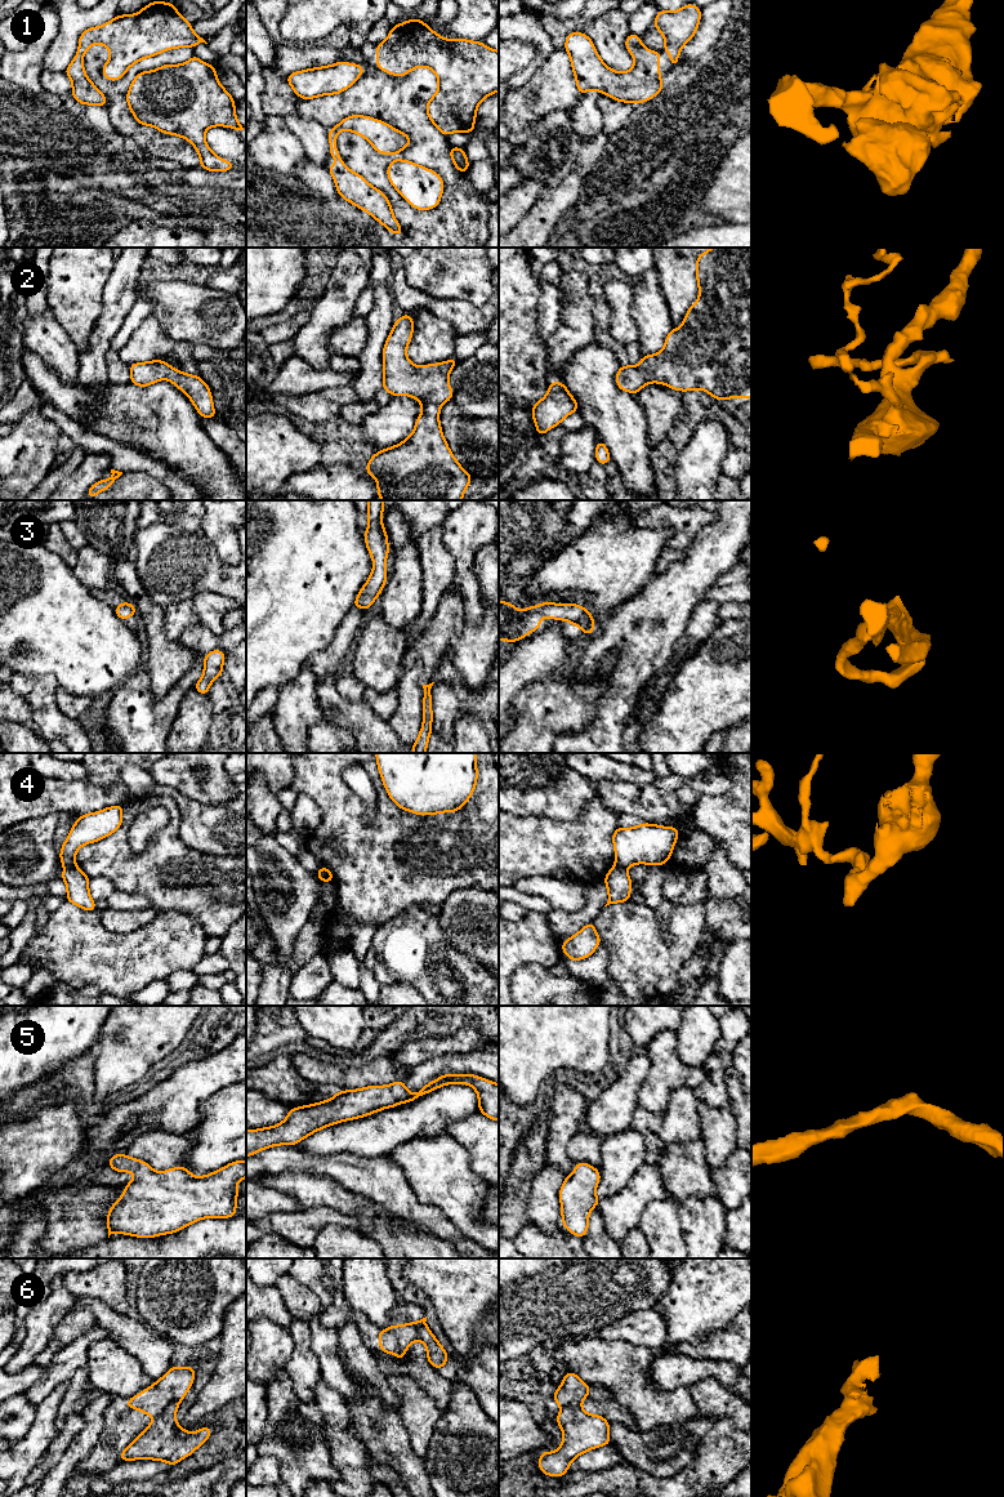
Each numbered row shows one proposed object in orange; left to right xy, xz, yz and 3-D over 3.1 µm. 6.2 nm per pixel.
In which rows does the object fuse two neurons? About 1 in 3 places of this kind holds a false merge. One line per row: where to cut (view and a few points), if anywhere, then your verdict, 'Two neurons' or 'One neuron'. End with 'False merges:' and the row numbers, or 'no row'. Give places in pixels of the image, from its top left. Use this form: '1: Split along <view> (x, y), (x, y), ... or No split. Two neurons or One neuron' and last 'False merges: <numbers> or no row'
1: No split. One neuron
2: No split. One neuron
3: No split. One neuron
4: Split along xy (74, 864), (65, 868). Two neurons
5: No split. One neuron
6: Split along xy (178, 1400), (169, 1404), (156, 1417). Two neurons
False merges: 4, 6

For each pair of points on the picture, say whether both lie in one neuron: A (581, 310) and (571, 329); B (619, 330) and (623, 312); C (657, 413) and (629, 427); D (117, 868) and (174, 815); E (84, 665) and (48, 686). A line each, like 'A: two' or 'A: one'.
A: one
B: one
C: two
D: one
E: two

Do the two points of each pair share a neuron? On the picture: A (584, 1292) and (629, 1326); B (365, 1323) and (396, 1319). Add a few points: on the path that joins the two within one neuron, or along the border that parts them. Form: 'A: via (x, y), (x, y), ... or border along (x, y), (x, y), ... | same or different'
A: border along (648, 1308), (632, 1310), (606, 1323), (597, 1332) | different
B: via (373, 1330), (388, 1330), (391, 1327) | same

